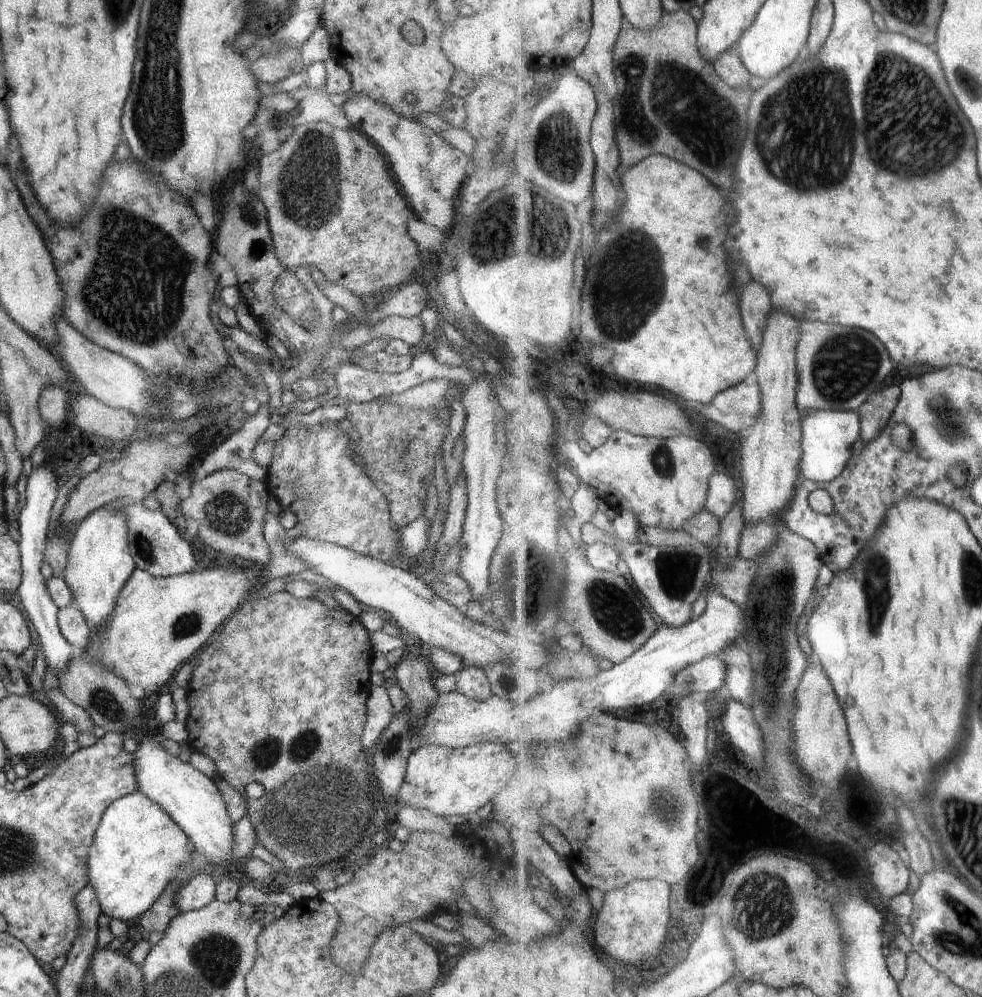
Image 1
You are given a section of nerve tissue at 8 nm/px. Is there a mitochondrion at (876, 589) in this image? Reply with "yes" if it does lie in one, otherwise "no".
yes

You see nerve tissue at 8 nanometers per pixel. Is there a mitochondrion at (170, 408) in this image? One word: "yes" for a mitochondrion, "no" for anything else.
yes

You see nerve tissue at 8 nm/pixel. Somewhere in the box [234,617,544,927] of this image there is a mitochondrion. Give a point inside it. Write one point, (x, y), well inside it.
(295, 816)

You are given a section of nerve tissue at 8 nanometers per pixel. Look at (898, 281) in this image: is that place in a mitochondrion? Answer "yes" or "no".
no

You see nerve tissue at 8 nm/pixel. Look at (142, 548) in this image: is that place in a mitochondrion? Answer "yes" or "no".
yes

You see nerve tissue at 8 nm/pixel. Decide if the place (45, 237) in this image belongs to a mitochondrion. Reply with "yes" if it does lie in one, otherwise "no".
no

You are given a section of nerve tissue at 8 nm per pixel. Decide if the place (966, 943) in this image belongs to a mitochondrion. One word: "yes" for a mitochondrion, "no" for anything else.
yes

